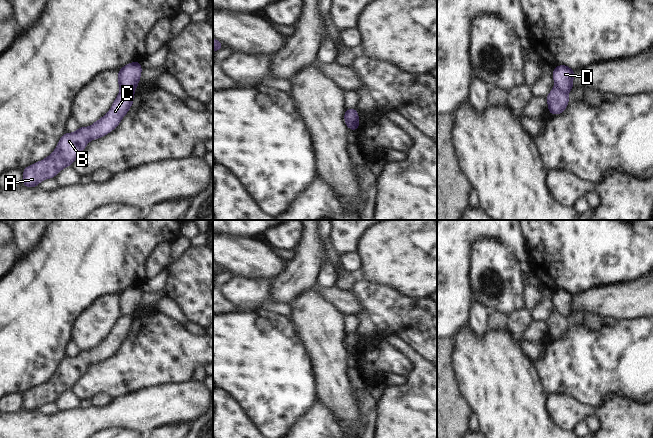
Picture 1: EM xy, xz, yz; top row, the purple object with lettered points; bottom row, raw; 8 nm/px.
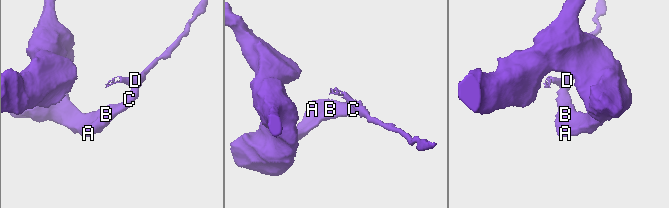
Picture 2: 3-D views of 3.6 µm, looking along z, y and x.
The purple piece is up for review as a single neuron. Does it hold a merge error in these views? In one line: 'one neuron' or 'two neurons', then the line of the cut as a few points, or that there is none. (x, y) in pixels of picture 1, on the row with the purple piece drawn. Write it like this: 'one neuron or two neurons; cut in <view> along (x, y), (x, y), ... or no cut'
two neurons; cut in xy along (133, 91), (121, 92)

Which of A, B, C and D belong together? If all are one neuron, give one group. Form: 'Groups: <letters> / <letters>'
Groups: A B C / D

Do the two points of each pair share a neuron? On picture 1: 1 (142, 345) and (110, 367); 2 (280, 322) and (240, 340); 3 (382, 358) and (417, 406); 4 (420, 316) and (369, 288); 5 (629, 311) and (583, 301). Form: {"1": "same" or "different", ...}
{"1": "same", "2": "same", "3": "different", "4": "same", "5": "same"}

